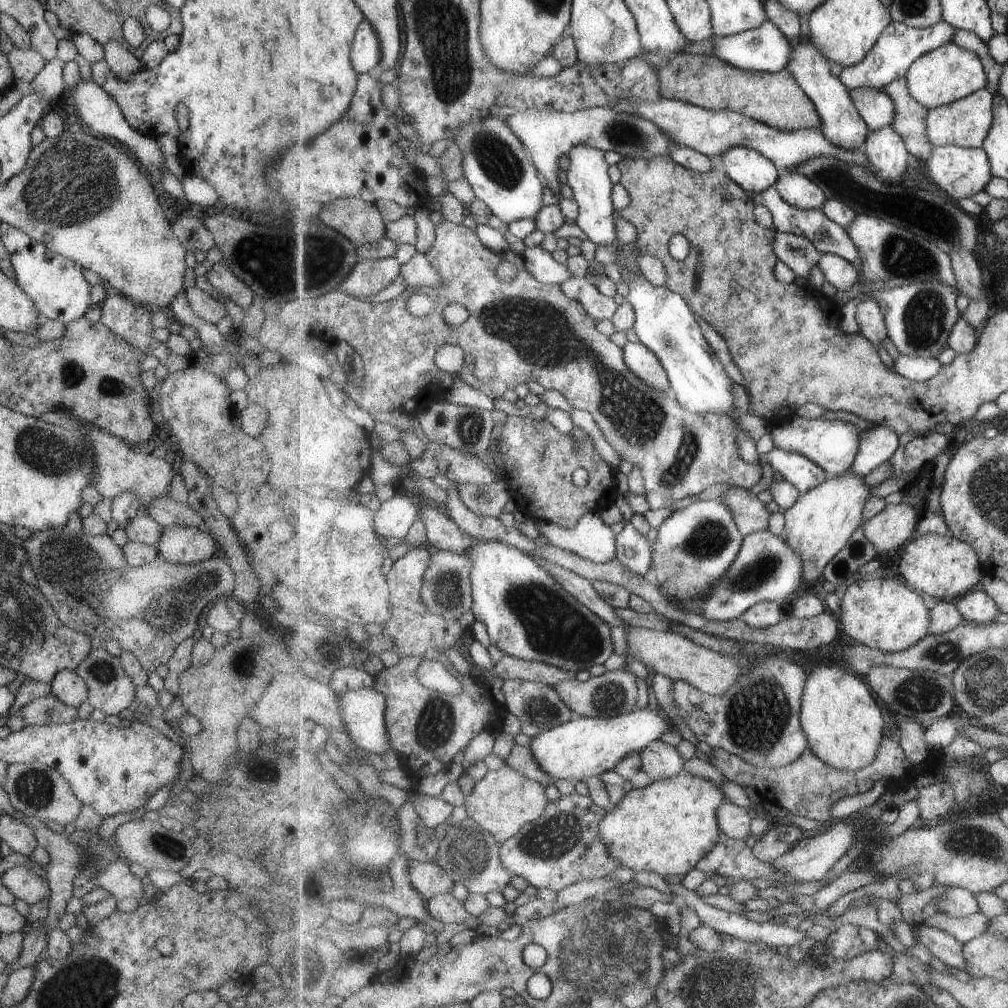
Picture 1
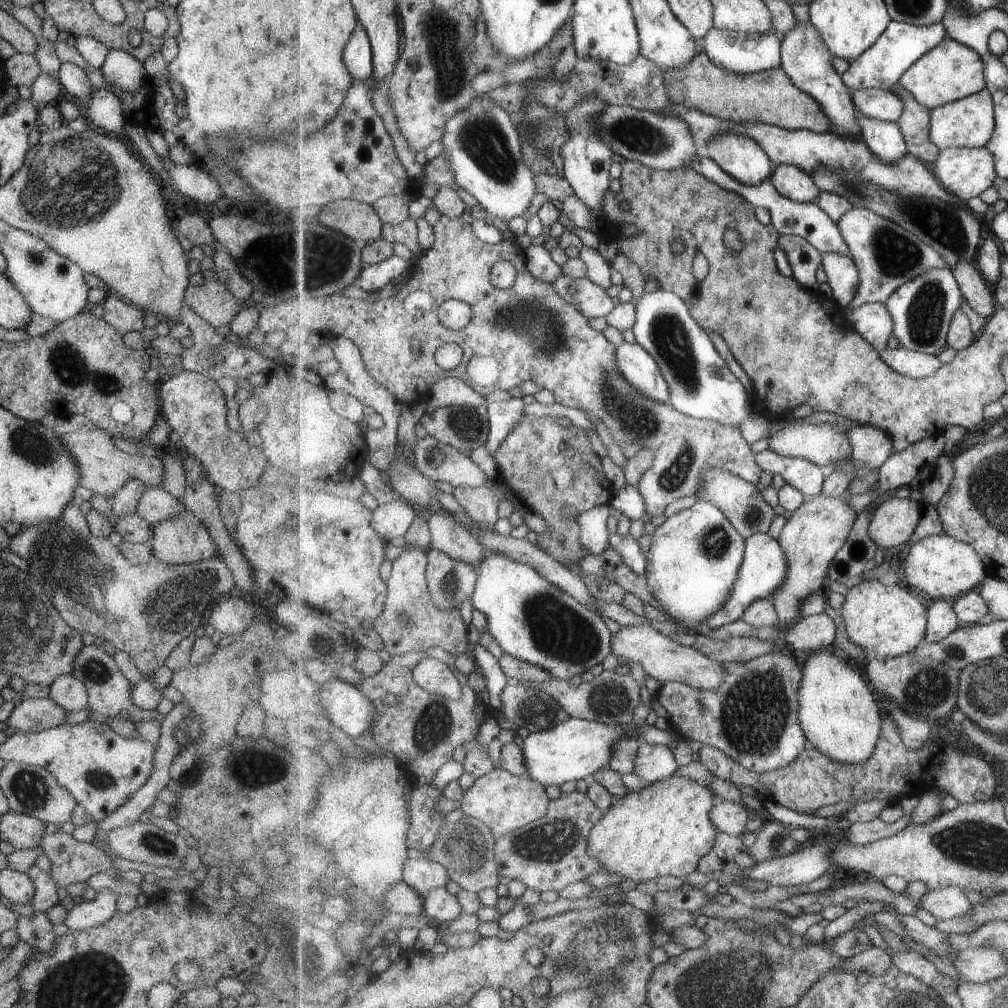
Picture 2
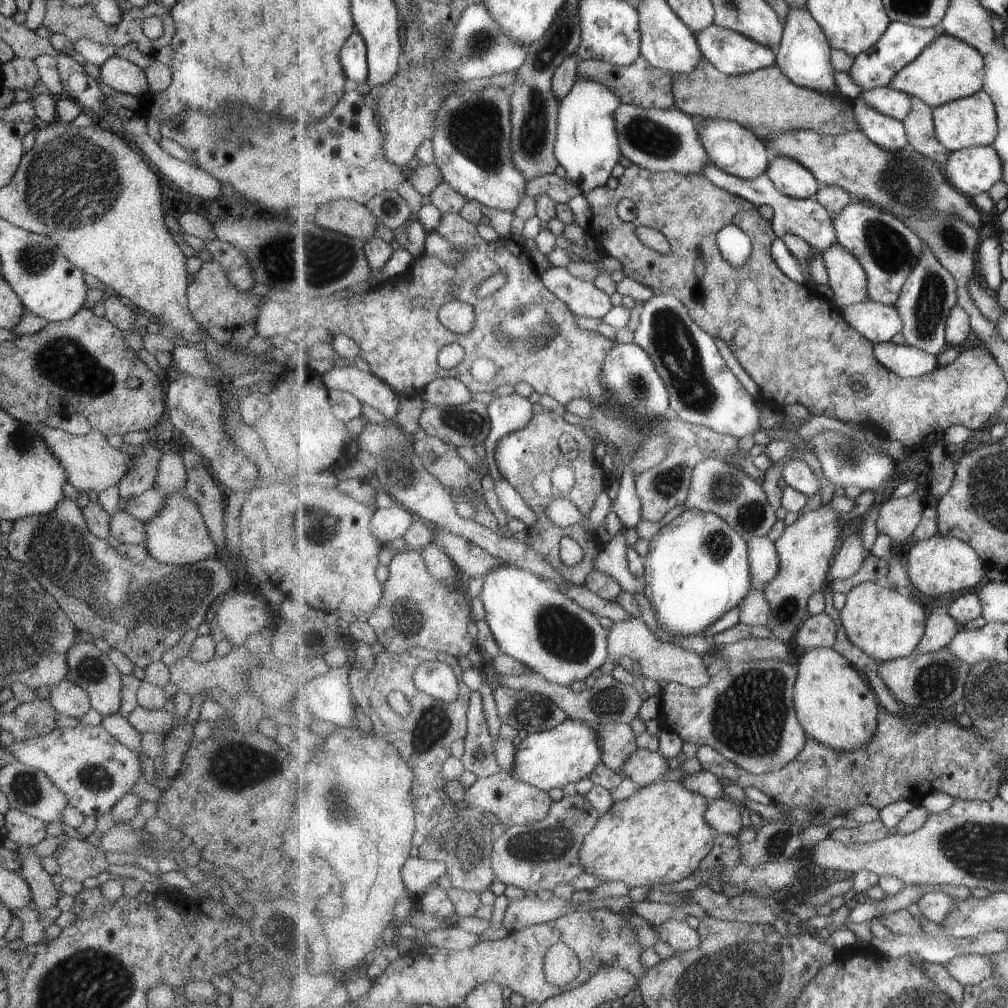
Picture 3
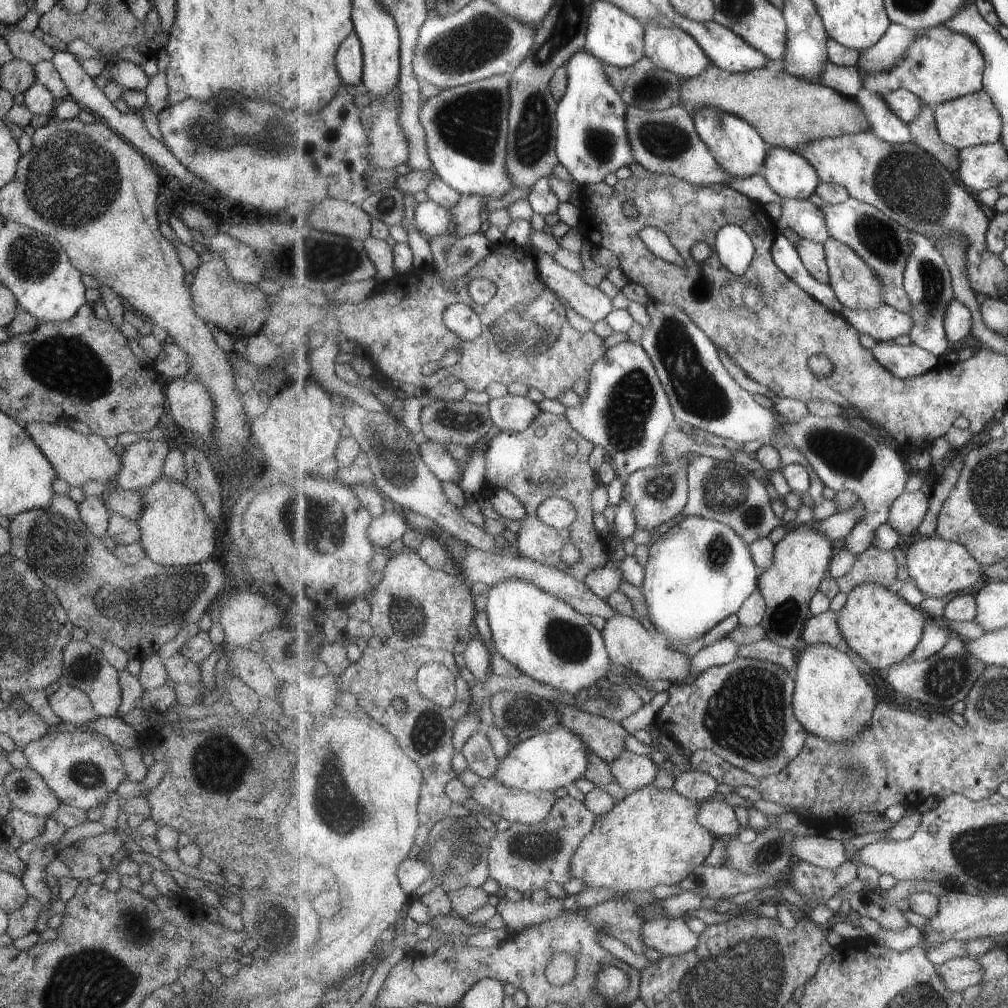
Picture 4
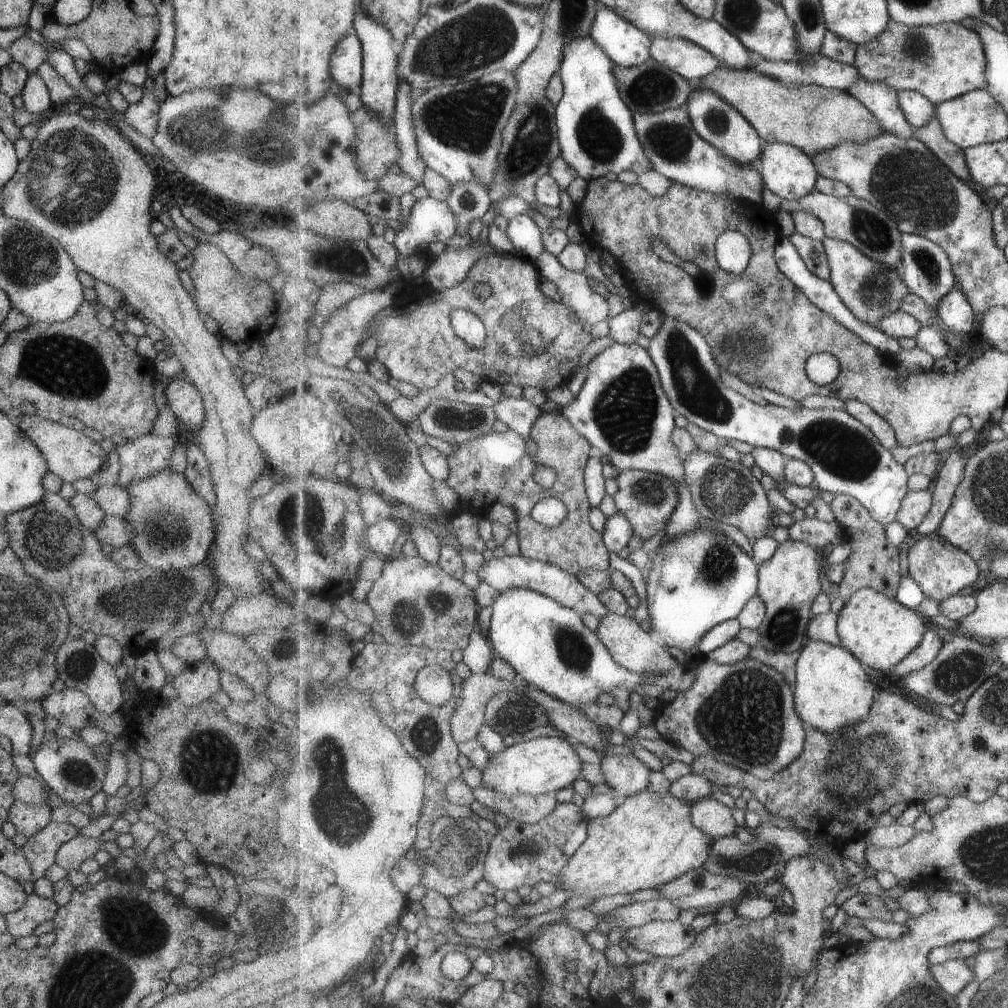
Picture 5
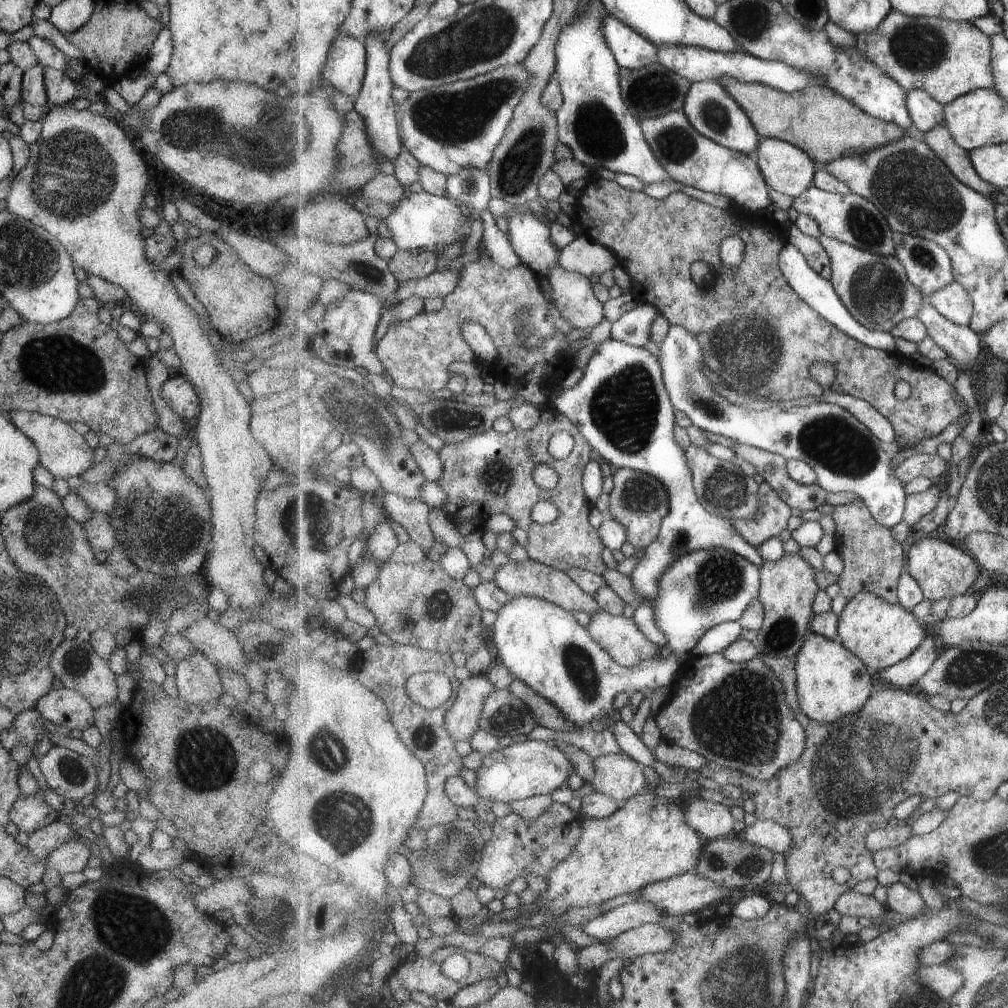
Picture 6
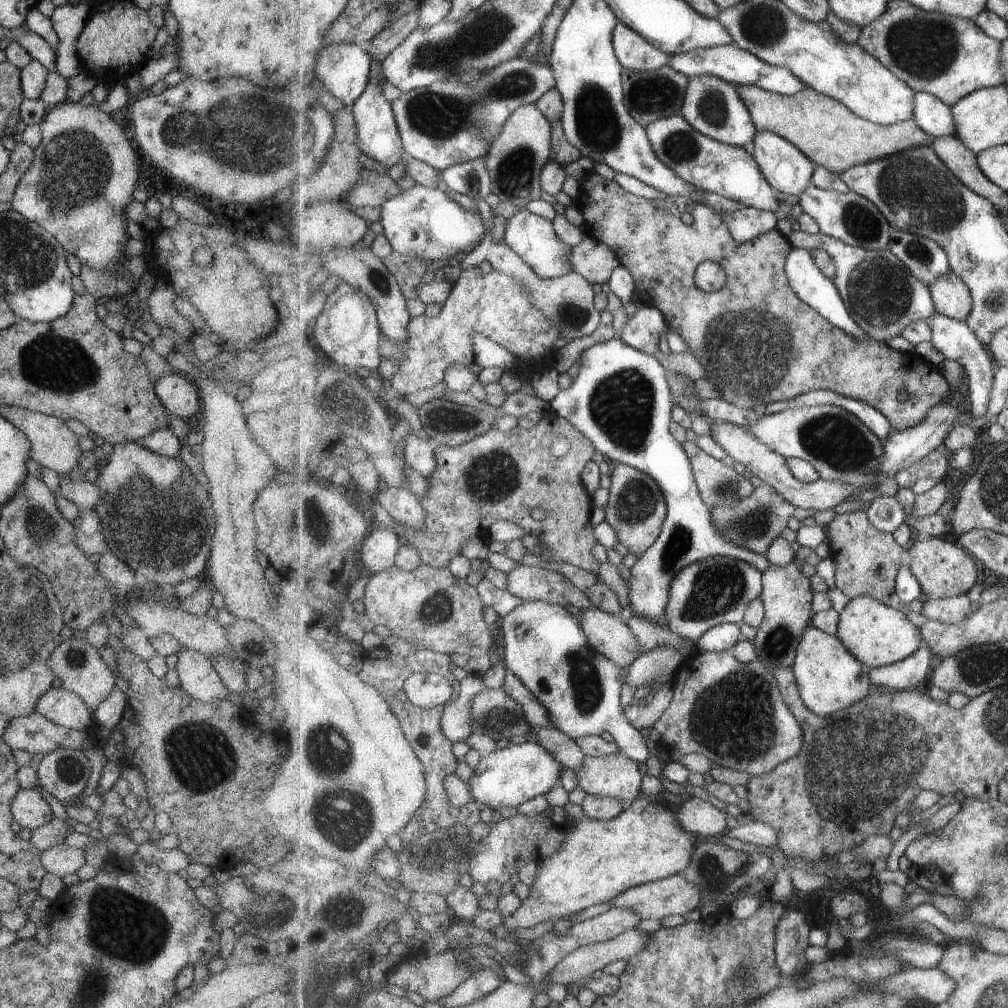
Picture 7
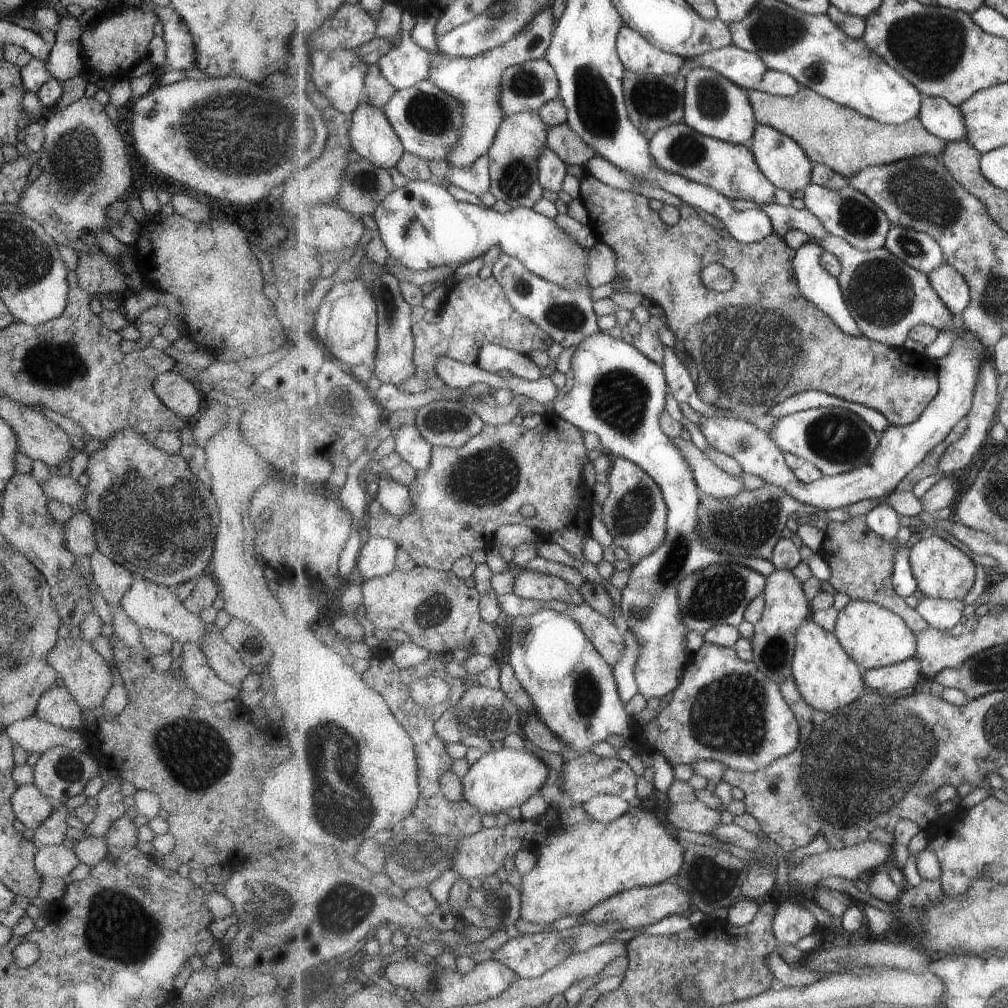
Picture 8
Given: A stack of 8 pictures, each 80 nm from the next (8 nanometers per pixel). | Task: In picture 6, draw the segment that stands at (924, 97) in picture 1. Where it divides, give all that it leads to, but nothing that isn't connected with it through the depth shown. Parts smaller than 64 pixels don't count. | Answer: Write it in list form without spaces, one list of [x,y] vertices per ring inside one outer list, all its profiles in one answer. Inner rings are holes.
[[[891,9],[875,30],[858,36],[857,48],[903,88],[926,90],[944,105],[977,89],[993,89],[996,83],[992,38],[973,22],[912,17]]]

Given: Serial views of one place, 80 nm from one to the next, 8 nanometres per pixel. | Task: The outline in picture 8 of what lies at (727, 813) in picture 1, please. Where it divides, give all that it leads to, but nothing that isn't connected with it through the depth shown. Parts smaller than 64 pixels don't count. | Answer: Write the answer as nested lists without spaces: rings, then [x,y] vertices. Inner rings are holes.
[[[701,800],[675,803],[667,811],[667,819],[677,830],[709,833],[721,825],[721,814]]]

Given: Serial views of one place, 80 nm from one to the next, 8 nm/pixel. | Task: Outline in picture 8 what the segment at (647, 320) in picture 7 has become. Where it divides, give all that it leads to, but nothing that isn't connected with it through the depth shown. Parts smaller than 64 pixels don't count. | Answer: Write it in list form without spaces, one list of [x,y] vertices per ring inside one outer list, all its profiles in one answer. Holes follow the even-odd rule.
[[[649,315],[648,321],[639,328],[637,336],[633,337],[633,344],[653,362],[664,368],[666,346],[660,339],[660,330],[664,328],[663,320],[657,315]]]

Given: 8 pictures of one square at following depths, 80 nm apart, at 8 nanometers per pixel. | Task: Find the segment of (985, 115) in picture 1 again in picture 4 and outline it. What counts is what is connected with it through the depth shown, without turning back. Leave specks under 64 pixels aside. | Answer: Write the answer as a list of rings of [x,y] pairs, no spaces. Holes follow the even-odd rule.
[[[983,88],[935,107],[936,121],[941,138],[955,148],[966,149],[970,146],[994,143],[1000,140],[1004,129],[1003,119],[994,99]]]

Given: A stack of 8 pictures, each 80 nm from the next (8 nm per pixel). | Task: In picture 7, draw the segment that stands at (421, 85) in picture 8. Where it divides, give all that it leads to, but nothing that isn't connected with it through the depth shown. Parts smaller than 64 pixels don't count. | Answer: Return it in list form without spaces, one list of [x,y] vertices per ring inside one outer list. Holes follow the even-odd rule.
[[[515,57],[489,70],[478,81],[437,81],[401,93],[393,101],[393,106],[406,156],[425,161],[441,172],[451,165],[486,158],[490,146],[515,110],[523,105],[536,104],[556,84],[549,63]]]

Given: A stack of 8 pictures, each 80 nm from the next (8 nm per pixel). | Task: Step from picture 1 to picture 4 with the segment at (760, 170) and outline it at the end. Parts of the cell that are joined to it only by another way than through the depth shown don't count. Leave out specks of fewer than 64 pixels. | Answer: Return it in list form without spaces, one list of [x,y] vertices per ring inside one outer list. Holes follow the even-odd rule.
[[[716,106],[699,107],[692,114],[698,134],[707,143],[724,169],[727,169],[733,177],[757,175],[759,168],[766,161],[771,146],[762,137],[762,134],[754,126],[751,126],[750,122]]]

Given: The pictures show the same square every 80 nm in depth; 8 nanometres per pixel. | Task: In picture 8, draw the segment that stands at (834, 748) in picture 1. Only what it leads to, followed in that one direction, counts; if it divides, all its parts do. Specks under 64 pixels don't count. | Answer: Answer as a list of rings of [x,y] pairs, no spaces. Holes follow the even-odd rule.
[[[813,618],[807,619],[796,636],[793,678],[806,701],[820,711],[836,711],[852,704],[863,694],[865,671],[843,648],[835,632],[825,630]]]

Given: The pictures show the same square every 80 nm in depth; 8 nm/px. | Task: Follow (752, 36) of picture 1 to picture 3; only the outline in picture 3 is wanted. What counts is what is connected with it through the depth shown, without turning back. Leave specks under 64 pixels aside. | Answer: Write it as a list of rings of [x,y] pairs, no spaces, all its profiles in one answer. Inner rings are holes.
[[[712,25],[709,29],[703,30],[697,35],[699,47],[702,54],[715,66],[727,75],[739,75],[756,72],[763,68],[771,67],[778,64],[778,50],[765,46],[749,36],[744,36],[739,32]]]

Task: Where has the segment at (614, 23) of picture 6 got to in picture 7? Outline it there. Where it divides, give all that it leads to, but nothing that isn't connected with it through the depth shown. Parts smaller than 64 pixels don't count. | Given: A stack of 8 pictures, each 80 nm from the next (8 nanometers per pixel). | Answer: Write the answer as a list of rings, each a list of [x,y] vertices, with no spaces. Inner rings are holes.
[[[621,22],[614,28],[614,47],[624,68],[634,71],[660,69],[669,65],[673,56]]]

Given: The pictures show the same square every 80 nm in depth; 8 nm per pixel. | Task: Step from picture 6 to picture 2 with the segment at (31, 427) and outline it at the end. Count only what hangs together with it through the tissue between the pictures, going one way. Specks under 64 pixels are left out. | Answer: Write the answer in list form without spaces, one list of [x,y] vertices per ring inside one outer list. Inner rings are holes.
[[[95,428],[95,430],[88,432],[77,431],[59,435],[59,442],[63,444],[63,448],[67,450],[67,454],[71,456],[71,460],[77,466],[79,487],[87,488],[91,492],[107,498],[111,498],[125,482],[131,482],[135,479],[143,482],[141,486],[145,486],[144,490],[161,487],[163,462],[159,456],[147,458],[147,456],[140,454],[127,455],[115,448],[111,438],[103,430]]]

